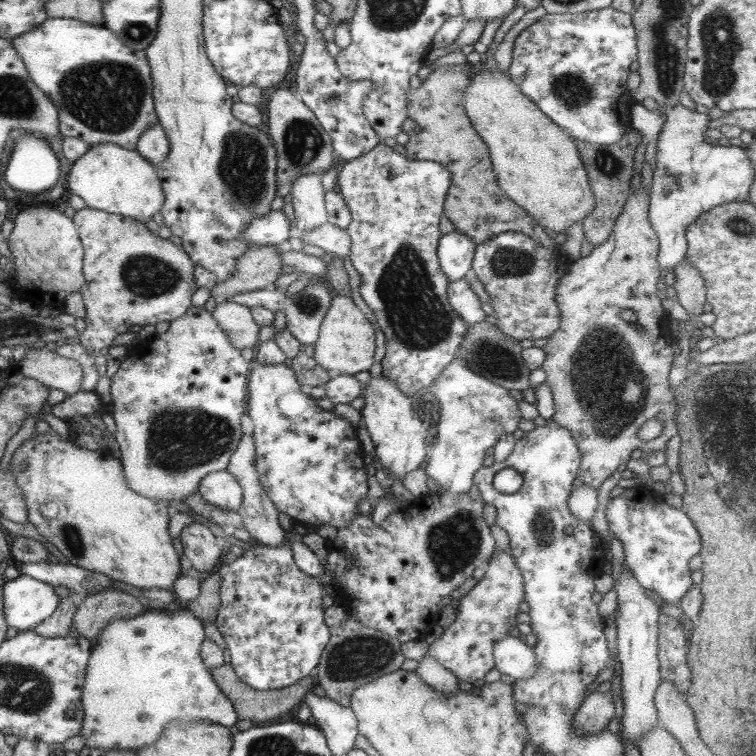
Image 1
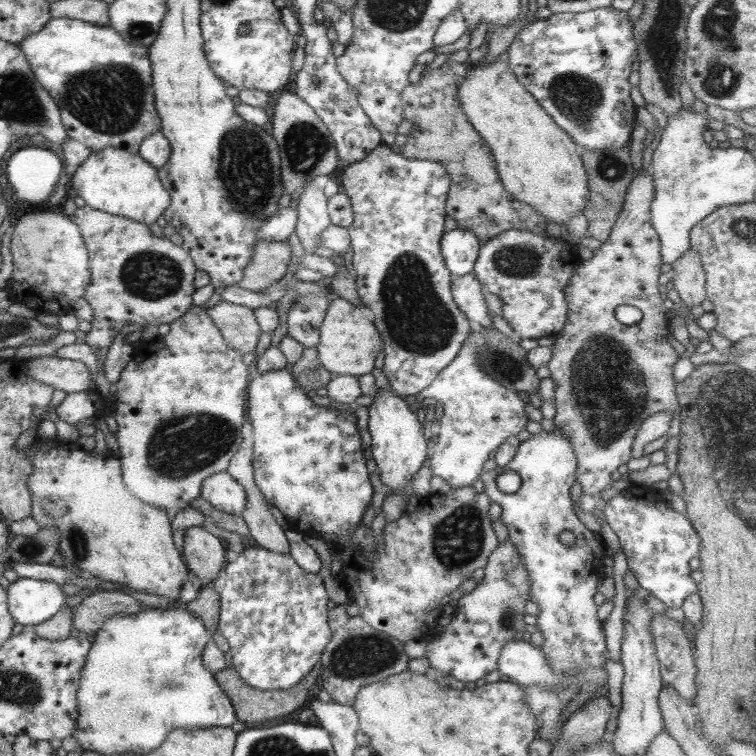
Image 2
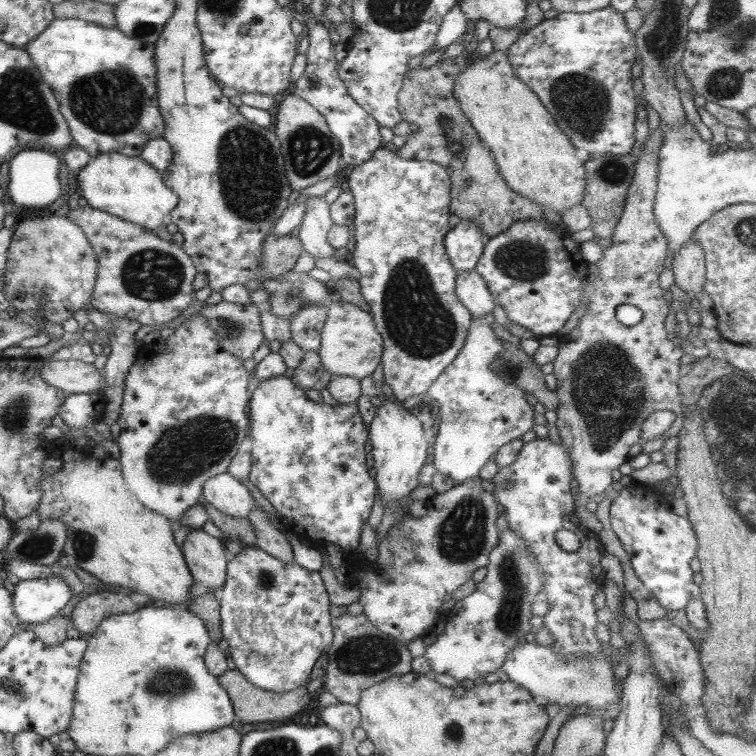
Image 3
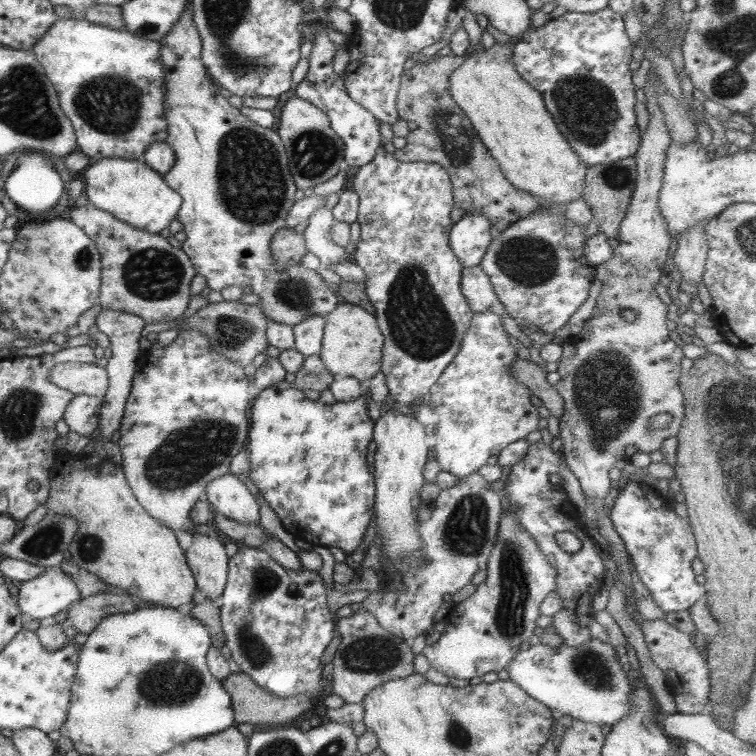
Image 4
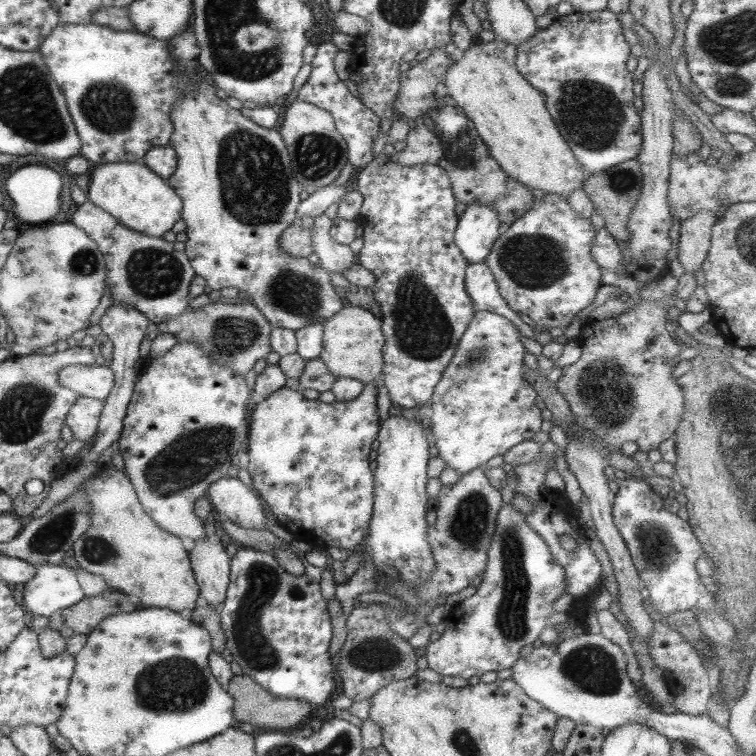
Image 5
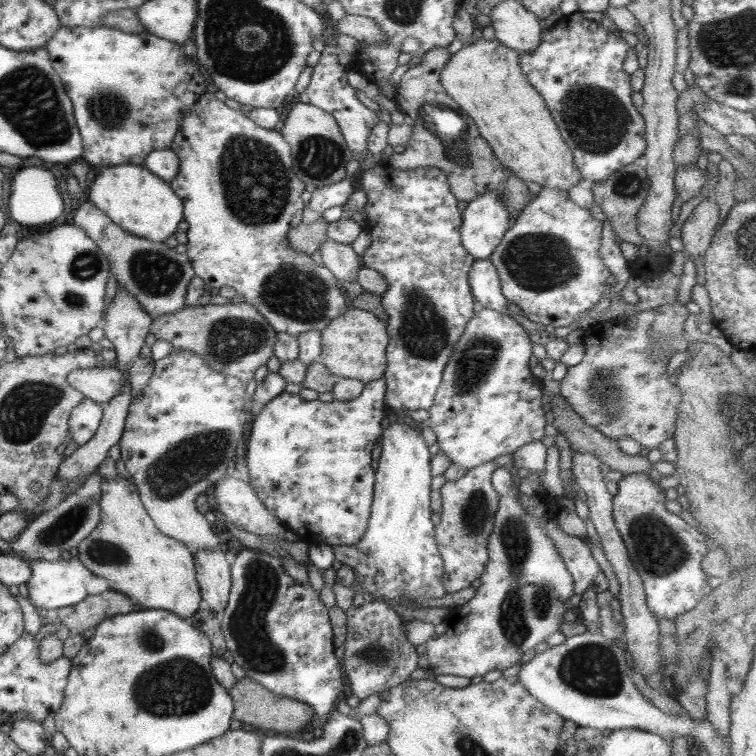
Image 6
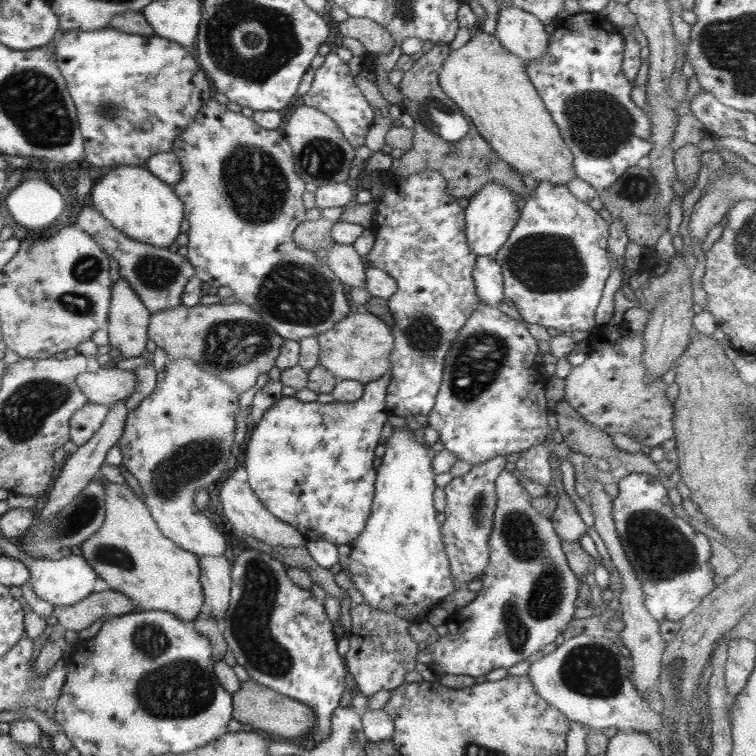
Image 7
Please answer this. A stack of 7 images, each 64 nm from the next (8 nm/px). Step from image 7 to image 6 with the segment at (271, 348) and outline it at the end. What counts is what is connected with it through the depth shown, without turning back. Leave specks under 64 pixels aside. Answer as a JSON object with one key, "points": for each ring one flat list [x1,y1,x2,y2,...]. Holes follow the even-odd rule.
{"points":[[246,303,193,305,177,313,160,315,151,322,149,333,155,340,170,343,173,350,199,355,210,369,246,384,256,368,265,365,275,346,275,332,254,308]]}

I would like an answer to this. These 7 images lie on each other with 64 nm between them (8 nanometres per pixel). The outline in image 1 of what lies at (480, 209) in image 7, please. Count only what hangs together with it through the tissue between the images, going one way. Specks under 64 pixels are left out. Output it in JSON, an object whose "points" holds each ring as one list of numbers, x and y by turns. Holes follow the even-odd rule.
{"points":[[456,230,440,236,436,248,439,268,447,277,447,283,465,278,470,271,474,242]]}

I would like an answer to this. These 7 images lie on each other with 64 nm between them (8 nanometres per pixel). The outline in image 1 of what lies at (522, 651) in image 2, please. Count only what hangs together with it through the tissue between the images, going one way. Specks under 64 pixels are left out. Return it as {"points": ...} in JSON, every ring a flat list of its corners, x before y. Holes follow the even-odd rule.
{"points":[[505,635,492,644,492,660,495,670,514,681,528,679,534,673,534,654,525,645,522,636]]}

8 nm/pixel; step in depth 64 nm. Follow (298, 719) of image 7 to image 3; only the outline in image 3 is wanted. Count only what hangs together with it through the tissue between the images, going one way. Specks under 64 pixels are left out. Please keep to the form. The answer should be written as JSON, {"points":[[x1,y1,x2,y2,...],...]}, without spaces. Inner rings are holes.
{"points":[[325,650,321,652,321,656,315,660,309,676,305,679,305,682,294,688,292,691,286,693,273,693,271,691,261,690,256,686,253,686,250,682,247,682,243,678,240,672,235,669,227,669,223,674,216,677,217,682,223,687,223,690,228,694,230,698,234,715,240,722,245,724,251,724,251,722,271,722,271,720,285,720,293,714,301,713,309,709,314,704,314,697,307,692,307,684,309,681,314,680,325,674,325,666,327,666,327,653]]}

